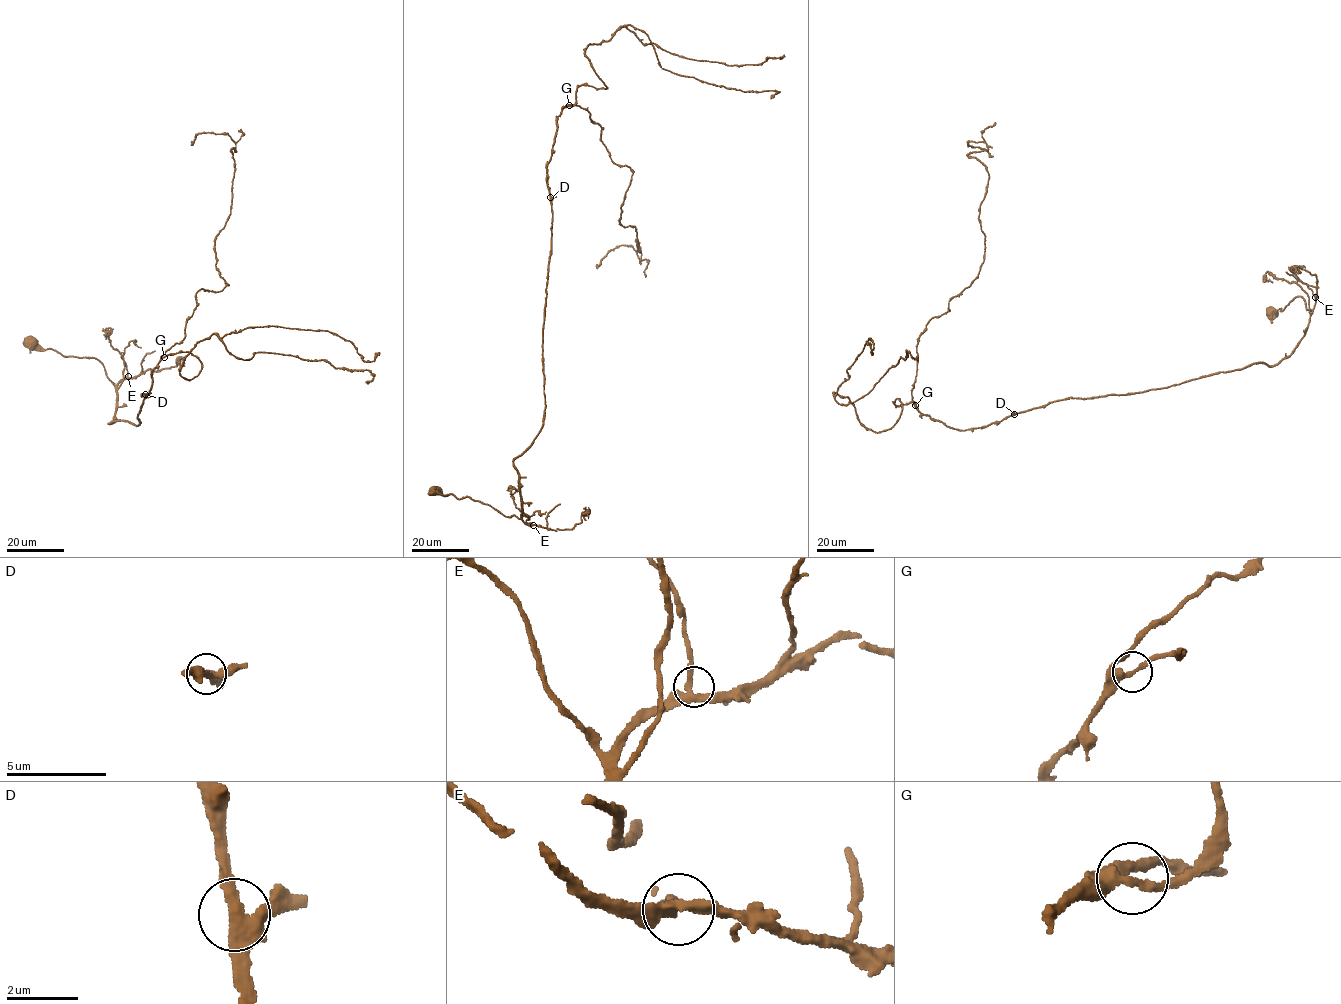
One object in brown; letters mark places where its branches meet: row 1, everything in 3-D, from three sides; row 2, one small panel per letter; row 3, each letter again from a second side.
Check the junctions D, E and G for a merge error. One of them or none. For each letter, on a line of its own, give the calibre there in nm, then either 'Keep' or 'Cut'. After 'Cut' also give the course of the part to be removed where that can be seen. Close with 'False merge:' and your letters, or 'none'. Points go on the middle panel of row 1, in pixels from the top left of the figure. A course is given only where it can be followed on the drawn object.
D: Thickness 320 nm. Keep
E: Thickness 280 nm. Keep
G: Thickness 240 nm. Keep
False merge: none

